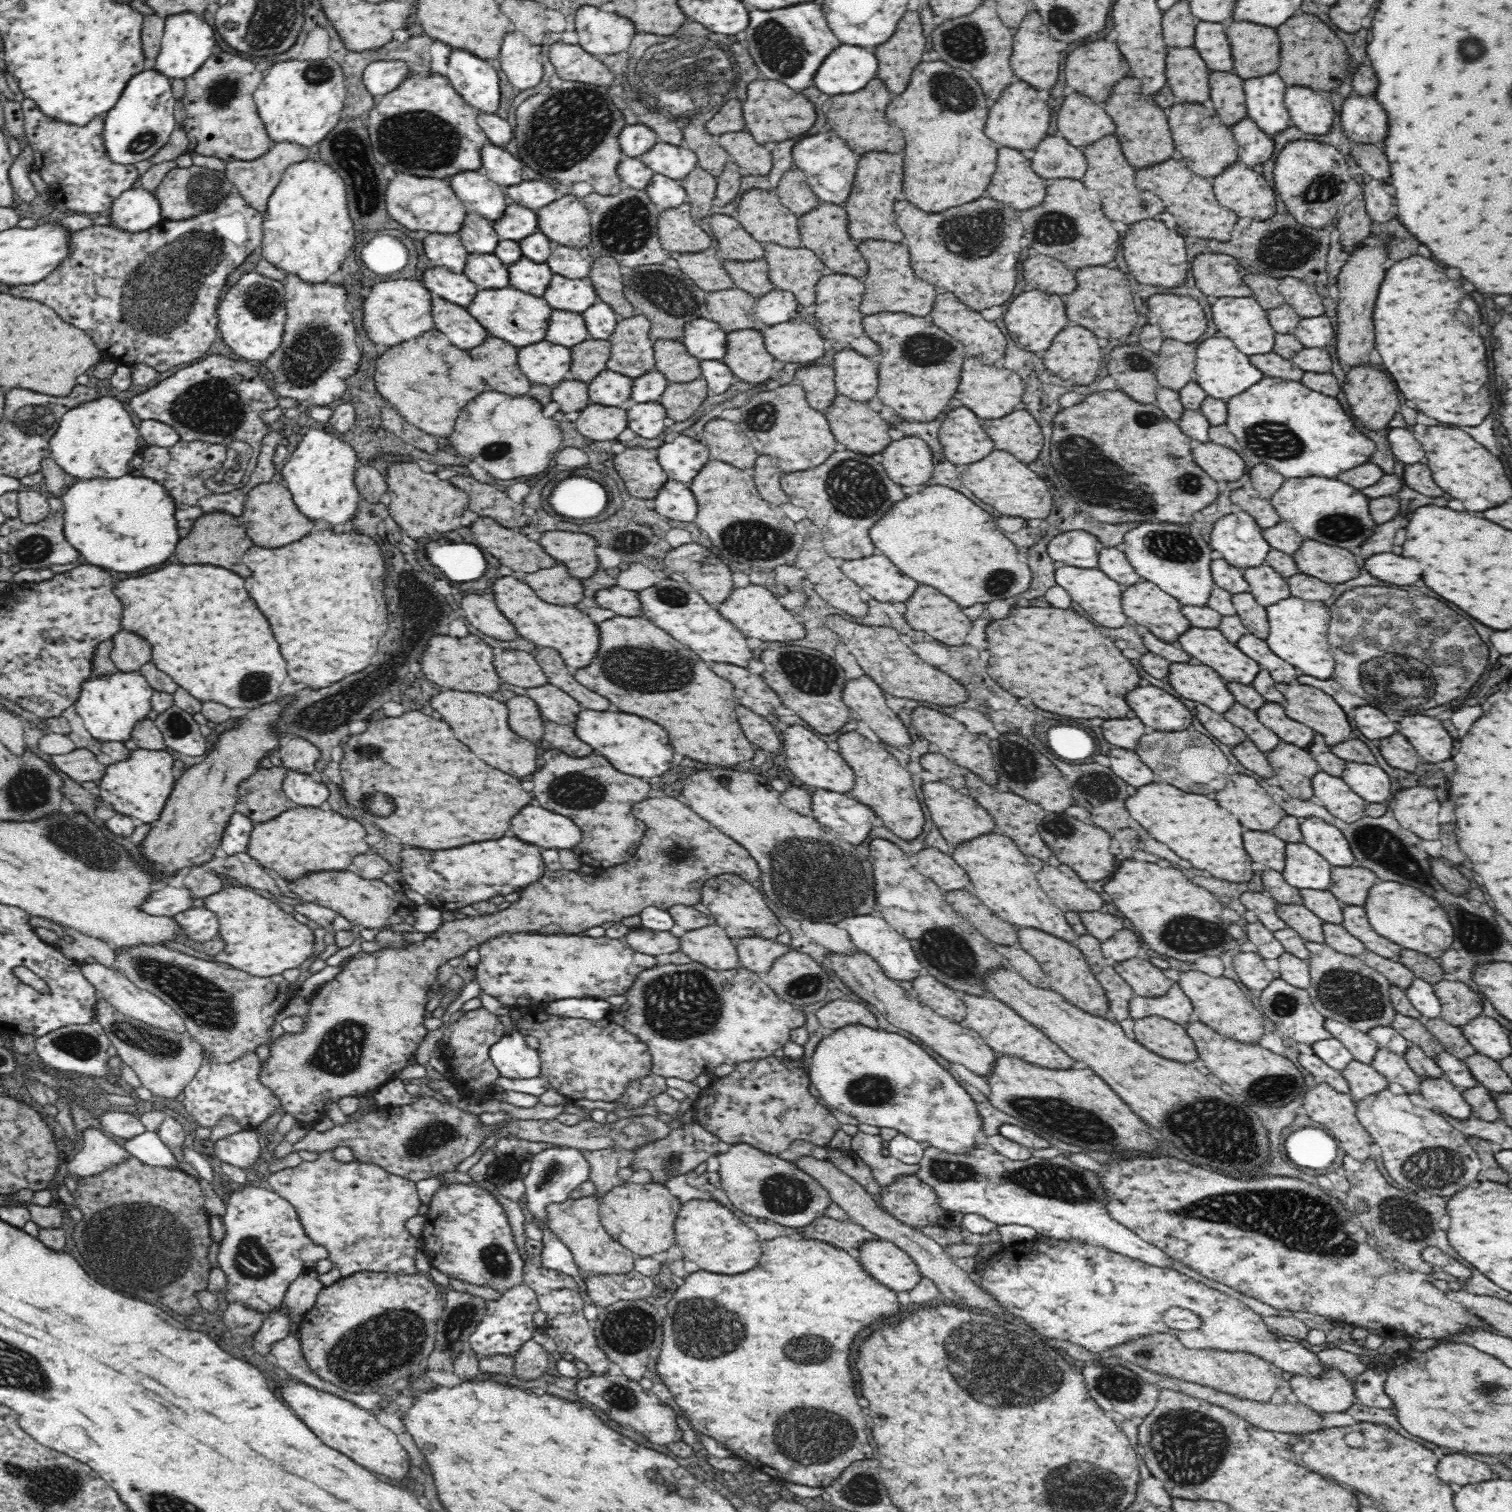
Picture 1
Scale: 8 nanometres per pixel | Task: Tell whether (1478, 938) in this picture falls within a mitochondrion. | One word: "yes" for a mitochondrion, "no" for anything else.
yes

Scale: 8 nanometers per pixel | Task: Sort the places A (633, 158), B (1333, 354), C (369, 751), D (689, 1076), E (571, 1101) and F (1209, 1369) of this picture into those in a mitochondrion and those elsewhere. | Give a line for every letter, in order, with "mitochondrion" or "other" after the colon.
A: other
B: other
C: mitochondrion
D: other
E: other
F: other

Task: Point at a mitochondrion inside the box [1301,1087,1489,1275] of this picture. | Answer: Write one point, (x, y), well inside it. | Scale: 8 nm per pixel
(1440, 1166)

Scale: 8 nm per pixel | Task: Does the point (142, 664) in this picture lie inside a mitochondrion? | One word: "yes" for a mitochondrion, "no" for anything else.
no

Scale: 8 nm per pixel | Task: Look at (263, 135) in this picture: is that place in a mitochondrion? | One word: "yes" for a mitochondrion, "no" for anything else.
no

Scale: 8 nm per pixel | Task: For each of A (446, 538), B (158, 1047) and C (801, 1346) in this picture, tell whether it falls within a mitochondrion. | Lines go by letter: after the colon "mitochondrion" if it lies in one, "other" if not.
A: other
B: mitochondrion
C: mitochondrion

